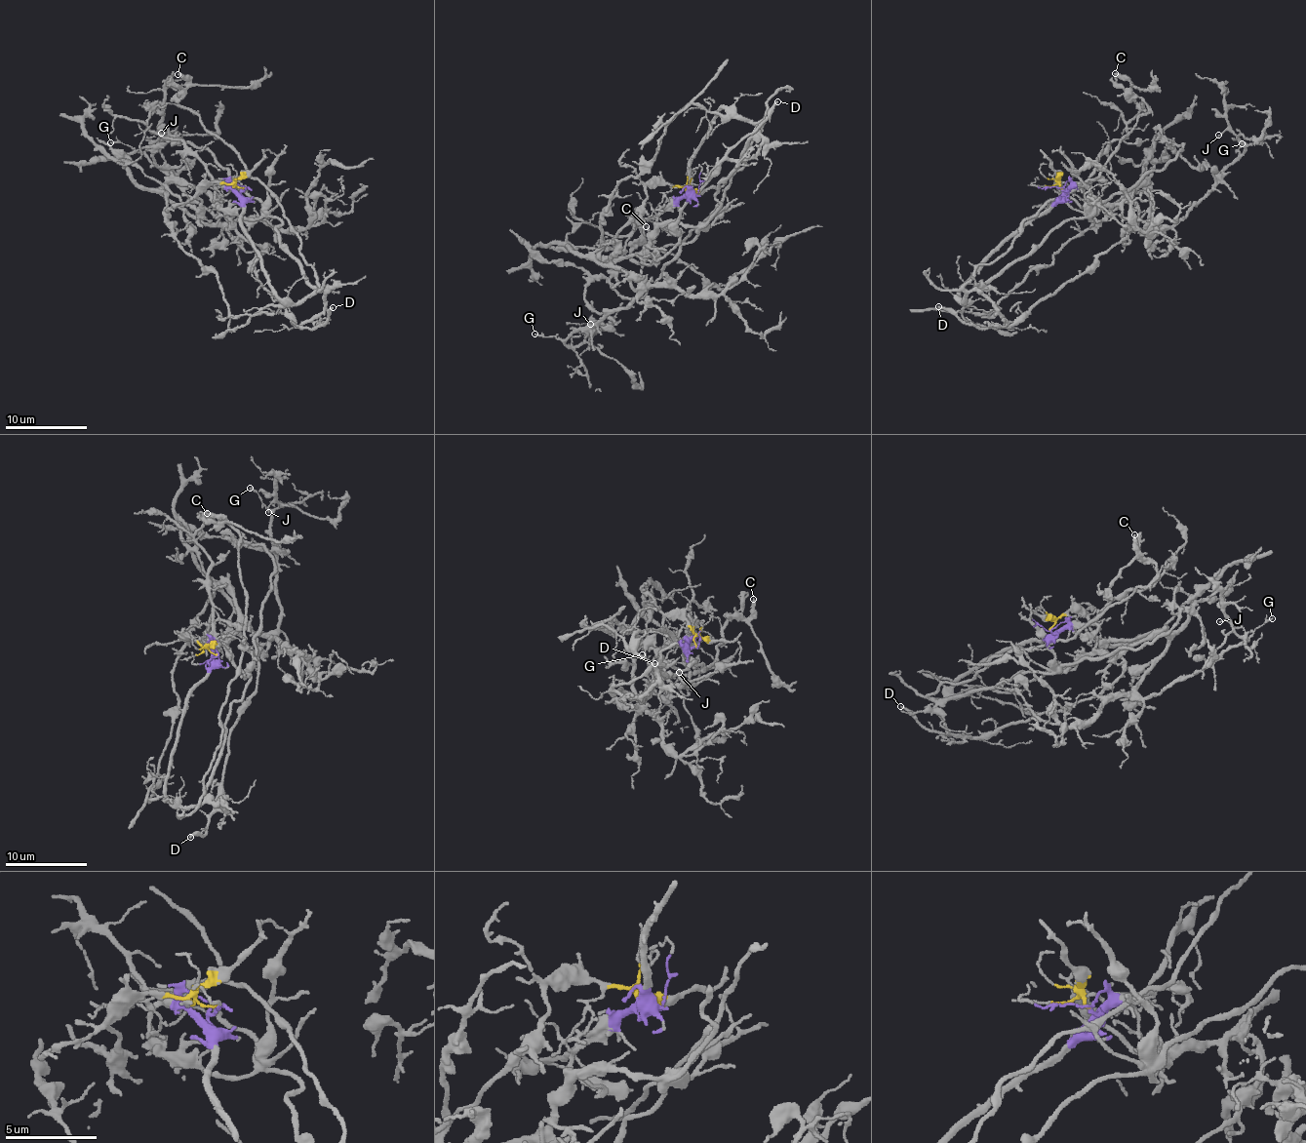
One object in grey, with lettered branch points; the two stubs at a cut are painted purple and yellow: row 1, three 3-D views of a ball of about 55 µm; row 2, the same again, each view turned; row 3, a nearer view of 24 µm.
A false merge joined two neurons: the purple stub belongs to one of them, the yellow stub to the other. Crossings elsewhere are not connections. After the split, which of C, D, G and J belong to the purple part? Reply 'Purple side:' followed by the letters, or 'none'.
Purple side: C, D

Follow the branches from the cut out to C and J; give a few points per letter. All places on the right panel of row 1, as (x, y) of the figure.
C: (1061, 189), (1071, 180), (1084, 182), (1101, 150), (1127, 137), (1127, 125), (1145, 103), (1131, 83), (1115, 73)
J: (1061, 189), (1056, 182), (1088, 208), (1143, 192), (1151, 224), (1173, 224), (1244, 149), (1227, 130), (1217, 136)

